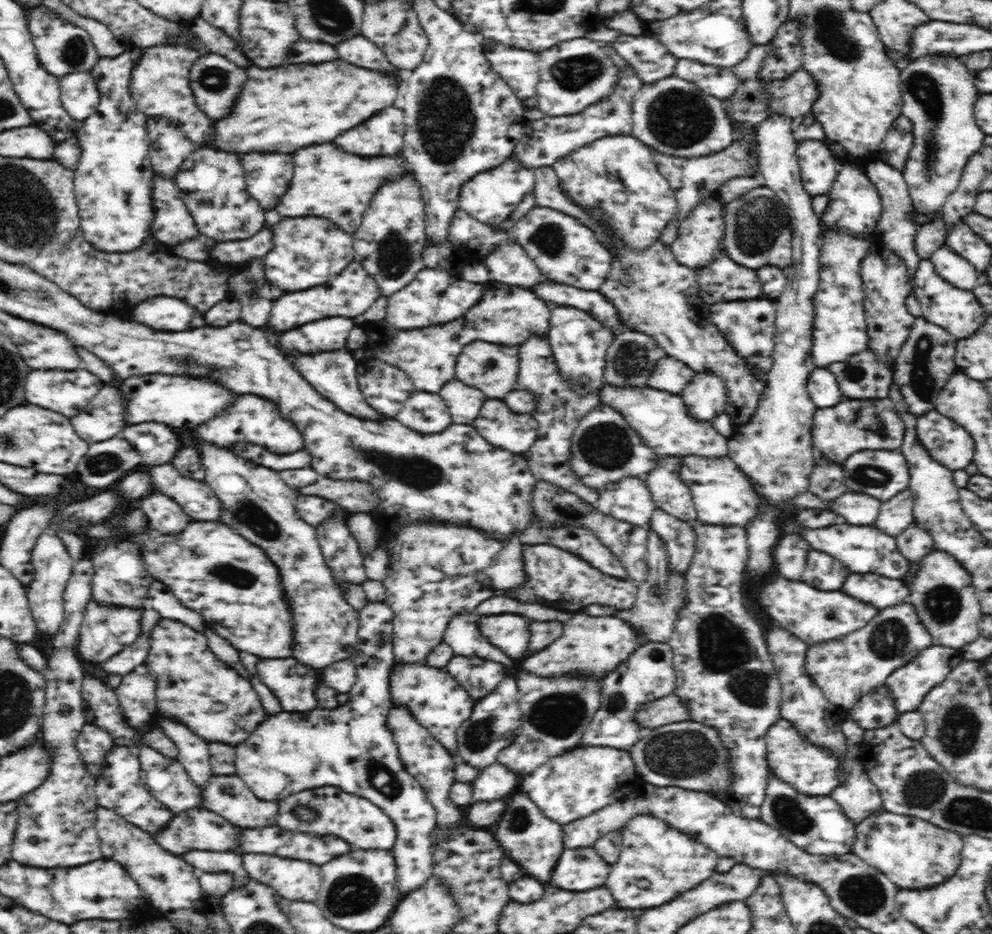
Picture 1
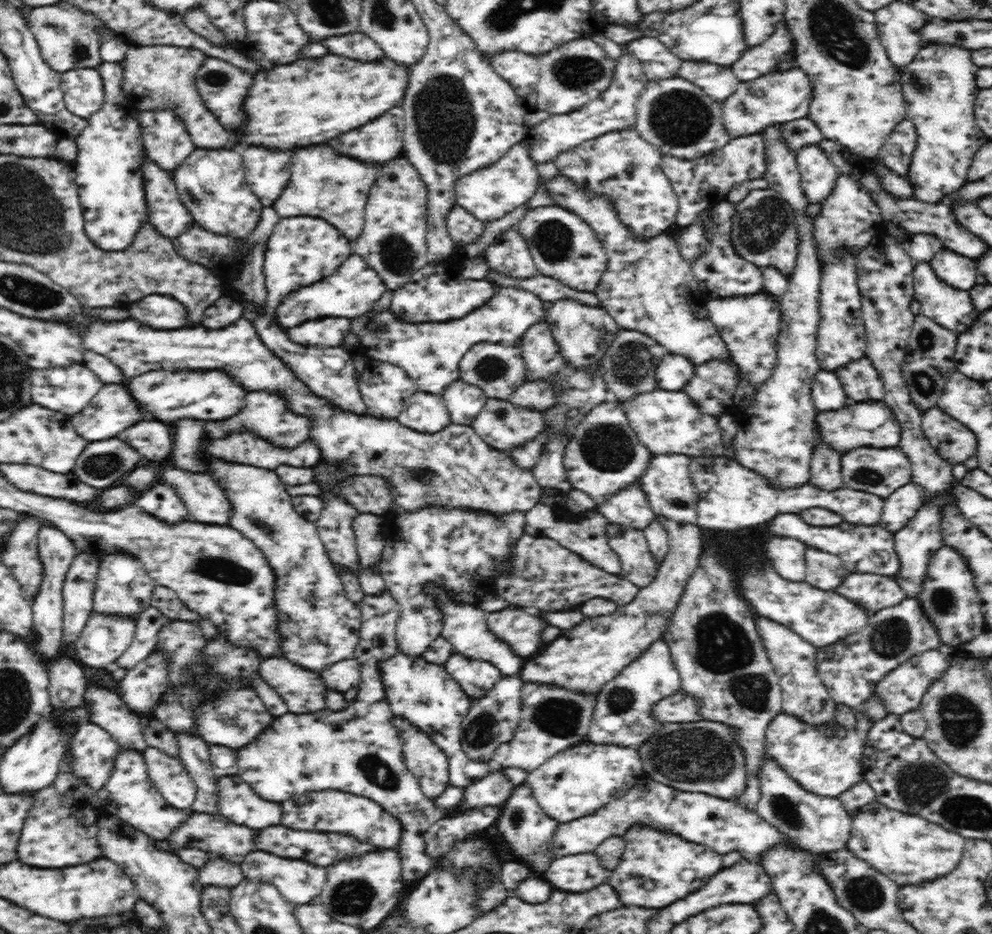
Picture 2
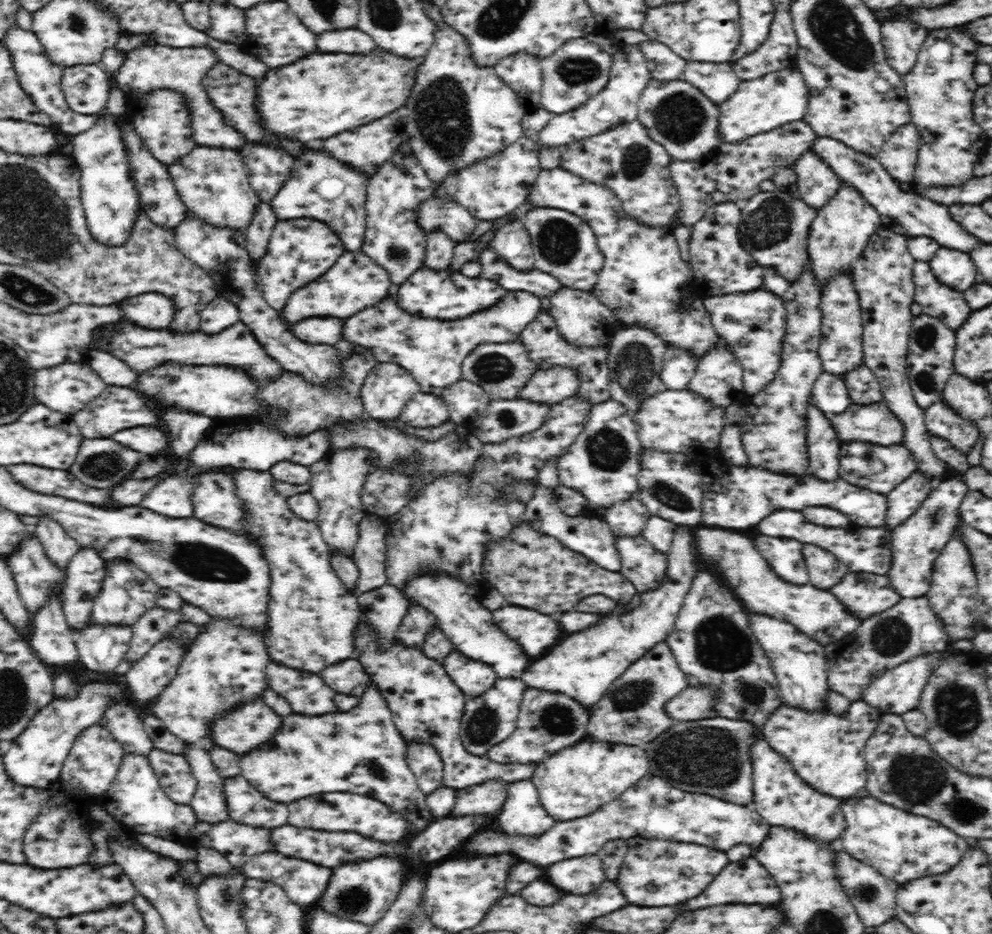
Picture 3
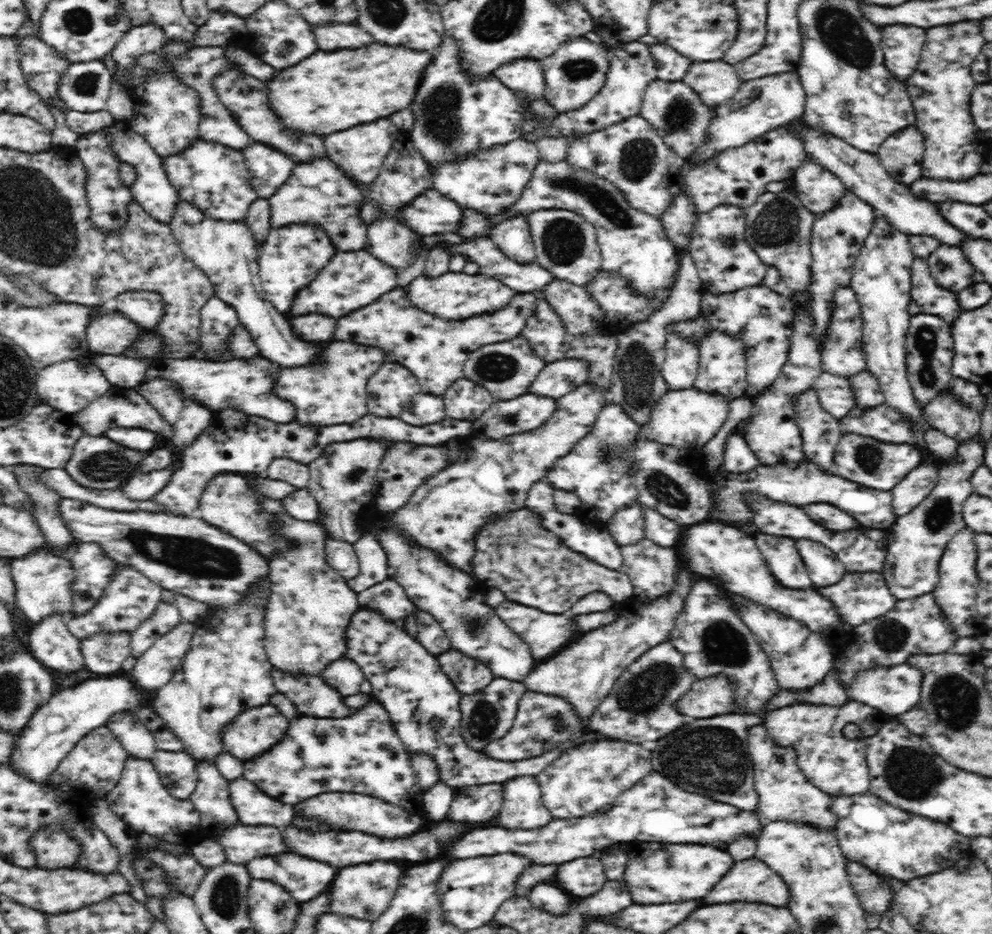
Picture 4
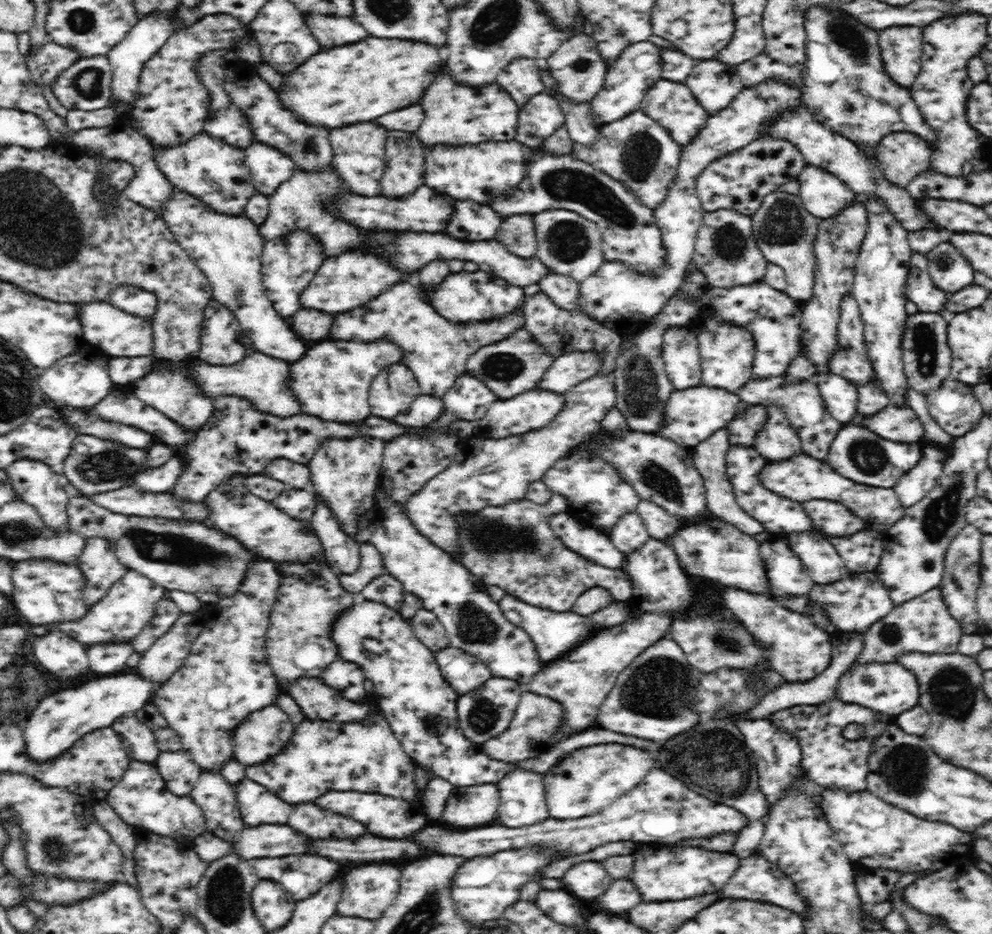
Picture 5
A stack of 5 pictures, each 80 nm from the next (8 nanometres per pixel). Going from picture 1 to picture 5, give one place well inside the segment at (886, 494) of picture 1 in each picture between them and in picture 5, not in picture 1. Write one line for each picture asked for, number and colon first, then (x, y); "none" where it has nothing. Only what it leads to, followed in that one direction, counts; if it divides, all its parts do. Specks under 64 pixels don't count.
2: (881, 471)
3: (879, 468)
4: (877, 465)
5: (856, 453)

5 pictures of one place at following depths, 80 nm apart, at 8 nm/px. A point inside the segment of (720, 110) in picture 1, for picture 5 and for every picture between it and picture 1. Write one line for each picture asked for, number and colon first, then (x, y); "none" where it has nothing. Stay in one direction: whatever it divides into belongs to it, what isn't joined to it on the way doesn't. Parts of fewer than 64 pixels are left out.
2: (678, 117)
3: (676, 114)
4: (675, 111)
5: (672, 105)

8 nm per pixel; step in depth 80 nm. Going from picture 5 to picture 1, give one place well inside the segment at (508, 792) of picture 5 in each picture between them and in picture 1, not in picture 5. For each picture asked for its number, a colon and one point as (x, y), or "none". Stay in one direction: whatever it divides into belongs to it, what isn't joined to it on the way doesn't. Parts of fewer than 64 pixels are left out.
1: (531, 838)
2: (528, 831)
3: (523, 815)
4: (523, 809)

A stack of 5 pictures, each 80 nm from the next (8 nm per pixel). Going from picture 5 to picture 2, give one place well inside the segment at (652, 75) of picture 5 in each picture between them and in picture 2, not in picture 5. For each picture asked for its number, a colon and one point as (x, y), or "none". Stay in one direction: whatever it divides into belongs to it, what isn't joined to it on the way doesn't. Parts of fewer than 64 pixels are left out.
2: (615, 109)
3: (619, 102)
4: (632, 68)

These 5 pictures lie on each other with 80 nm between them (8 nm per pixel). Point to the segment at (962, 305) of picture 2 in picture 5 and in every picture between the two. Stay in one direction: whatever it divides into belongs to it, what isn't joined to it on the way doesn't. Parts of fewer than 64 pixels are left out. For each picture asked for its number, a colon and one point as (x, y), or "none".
3: (937, 300)
4: (932, 299)
5: (920, 290)

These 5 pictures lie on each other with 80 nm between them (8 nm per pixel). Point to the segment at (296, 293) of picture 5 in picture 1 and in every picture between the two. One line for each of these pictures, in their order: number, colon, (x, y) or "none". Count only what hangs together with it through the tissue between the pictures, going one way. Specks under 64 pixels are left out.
1: (307, 251)
2: (301, 251)
3: (299, 251)
4: (291, 257)

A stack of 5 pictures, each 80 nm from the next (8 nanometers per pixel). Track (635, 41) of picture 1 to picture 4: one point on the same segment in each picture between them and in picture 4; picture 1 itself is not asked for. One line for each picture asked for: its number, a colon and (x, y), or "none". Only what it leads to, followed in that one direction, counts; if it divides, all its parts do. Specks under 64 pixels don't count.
2: (657, 62)
3: (664, 65)
4: (671, 66)

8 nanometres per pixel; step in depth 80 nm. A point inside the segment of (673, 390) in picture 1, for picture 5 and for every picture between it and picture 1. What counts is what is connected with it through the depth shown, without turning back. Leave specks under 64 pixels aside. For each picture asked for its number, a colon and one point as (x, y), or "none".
2: (673, 373)
3: (679, 366)
4: (681, 362)
5: (680, 349)

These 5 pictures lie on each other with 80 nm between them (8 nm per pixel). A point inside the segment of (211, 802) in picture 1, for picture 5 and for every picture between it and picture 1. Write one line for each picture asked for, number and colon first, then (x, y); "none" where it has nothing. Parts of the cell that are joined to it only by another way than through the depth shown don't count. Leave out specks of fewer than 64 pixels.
2: (236, 801)
3: (245, 805)
4: (254, 808)
5: (257, 805)

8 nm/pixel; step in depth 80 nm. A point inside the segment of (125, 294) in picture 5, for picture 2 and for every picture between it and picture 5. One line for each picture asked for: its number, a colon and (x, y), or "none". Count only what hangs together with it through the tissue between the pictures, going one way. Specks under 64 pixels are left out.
2: (162, 312)
3: (155, 311)
4: (146, 309)

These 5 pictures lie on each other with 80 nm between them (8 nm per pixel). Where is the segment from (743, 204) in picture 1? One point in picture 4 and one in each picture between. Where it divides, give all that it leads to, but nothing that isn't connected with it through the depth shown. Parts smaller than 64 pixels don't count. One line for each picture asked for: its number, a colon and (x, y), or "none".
2: (763, 232)
3: (774, 227)
4: (778, 226)

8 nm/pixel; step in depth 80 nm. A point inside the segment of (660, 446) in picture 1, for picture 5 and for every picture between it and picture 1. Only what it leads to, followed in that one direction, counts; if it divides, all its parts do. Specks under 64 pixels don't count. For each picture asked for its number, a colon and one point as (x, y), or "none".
2: (666, 422)
3: (680, 421)
4: (684, 419)
5: (691, 415)

